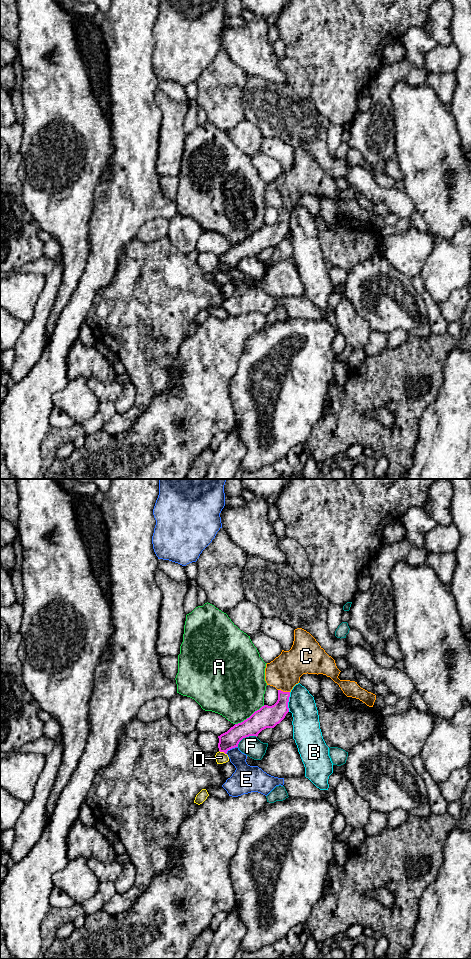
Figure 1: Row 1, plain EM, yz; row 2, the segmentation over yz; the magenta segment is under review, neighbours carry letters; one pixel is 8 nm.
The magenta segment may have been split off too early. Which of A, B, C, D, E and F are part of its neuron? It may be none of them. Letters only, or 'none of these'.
C

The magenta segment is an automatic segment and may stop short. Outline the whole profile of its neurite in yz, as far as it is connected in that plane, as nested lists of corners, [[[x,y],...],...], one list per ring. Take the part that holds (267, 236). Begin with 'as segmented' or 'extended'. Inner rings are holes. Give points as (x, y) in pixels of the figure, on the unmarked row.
extended | [[[294,150],[294,161],[289,171],[282,170],[273,181],[266,184],[265,201],[278,210],[278,220],[272,225],[264,225],[249,238],[235,244],[227,252],[218,256],[220,272],[238,267],[239,262],[249,256],[258,256],[266,248],[274,248],[289,232],[290,212],[299,203],[303,194],[323,194],[339,205],[347,217],[359,219],[373,227],[376,215],[361,208],[357,202],[340,200],[340,190],[335,180],[319,165],[306,150]]]

